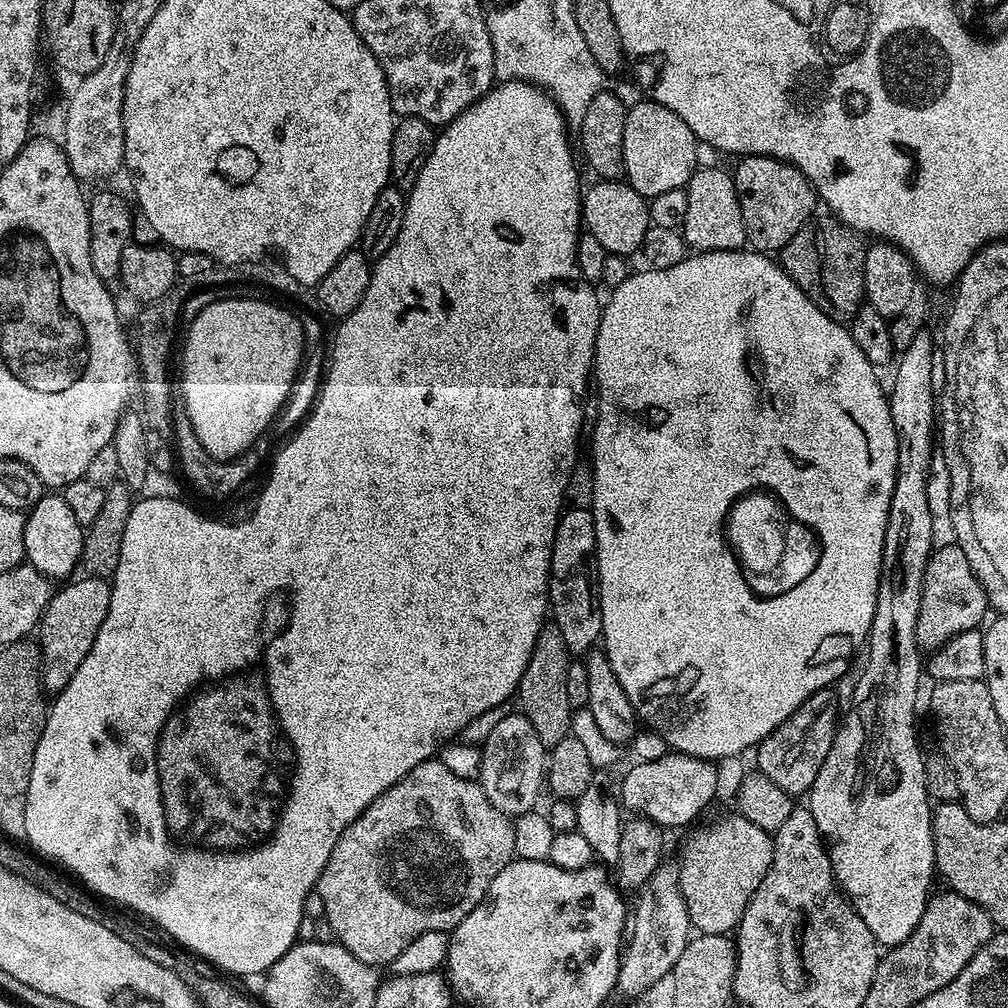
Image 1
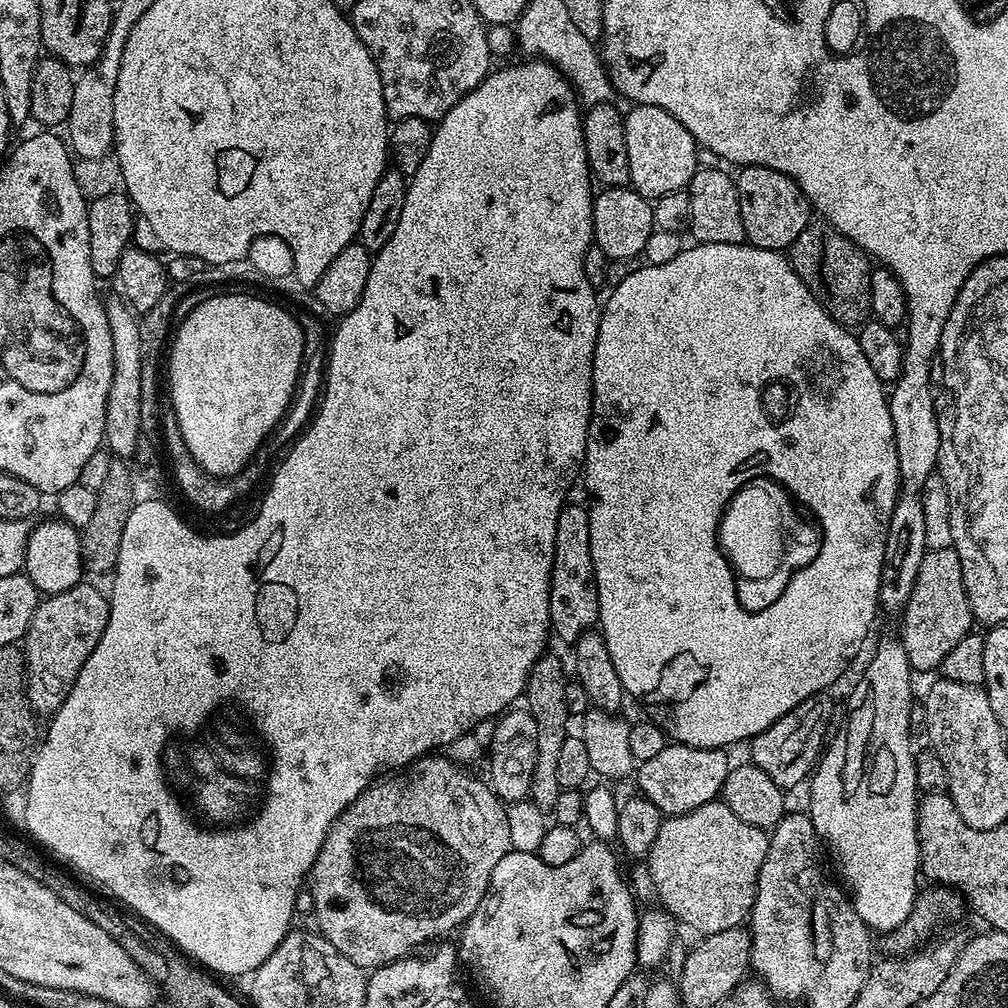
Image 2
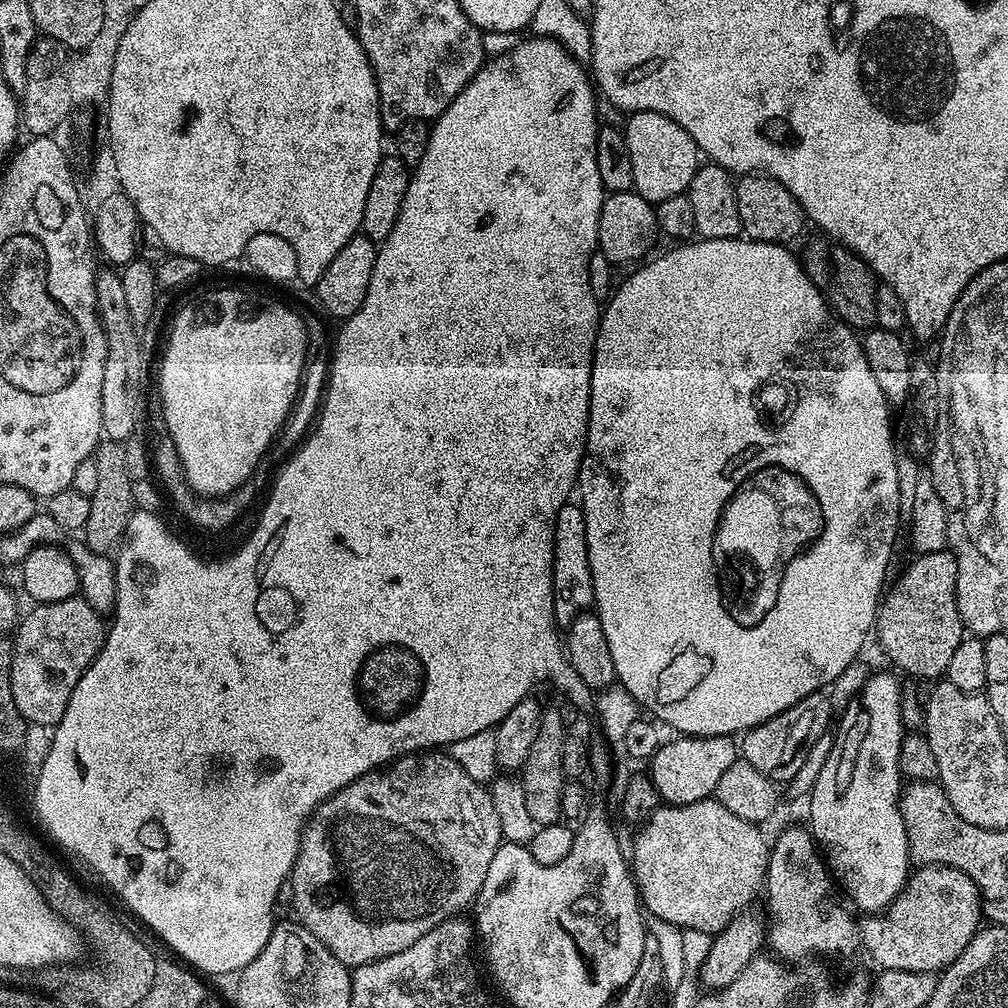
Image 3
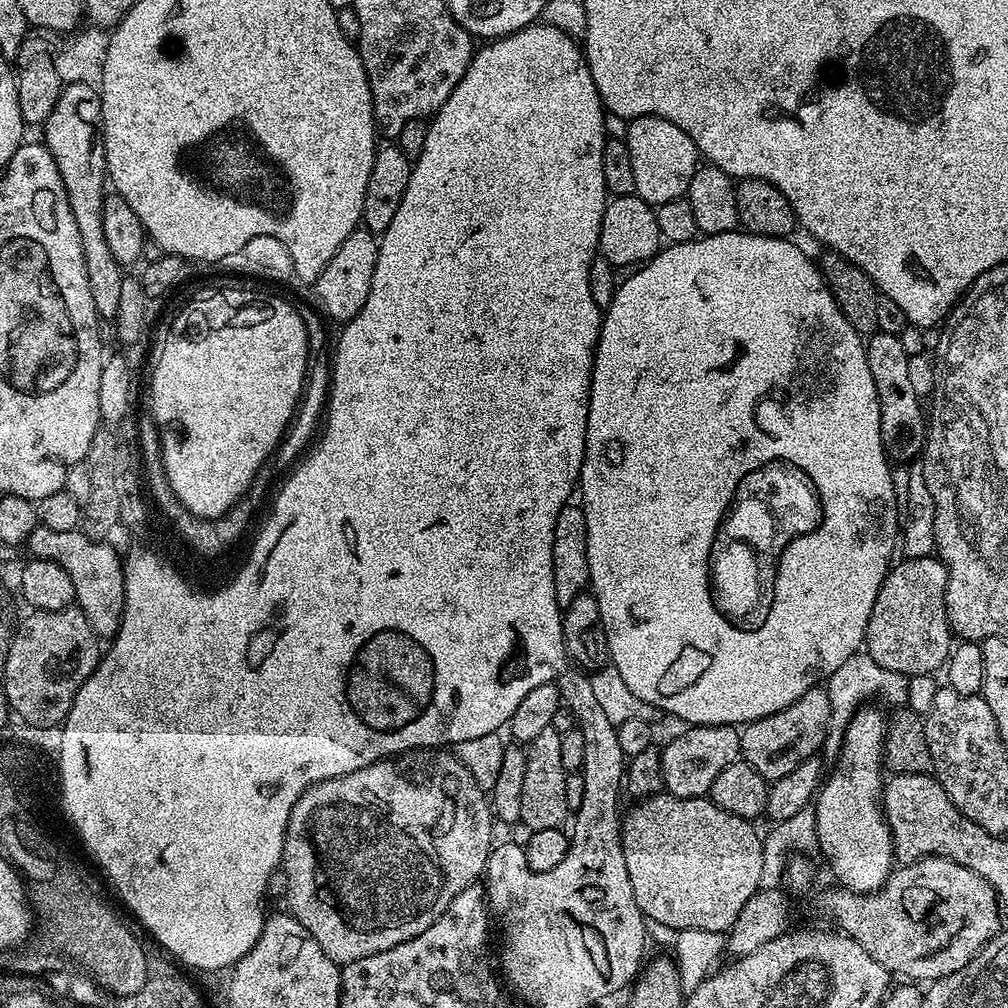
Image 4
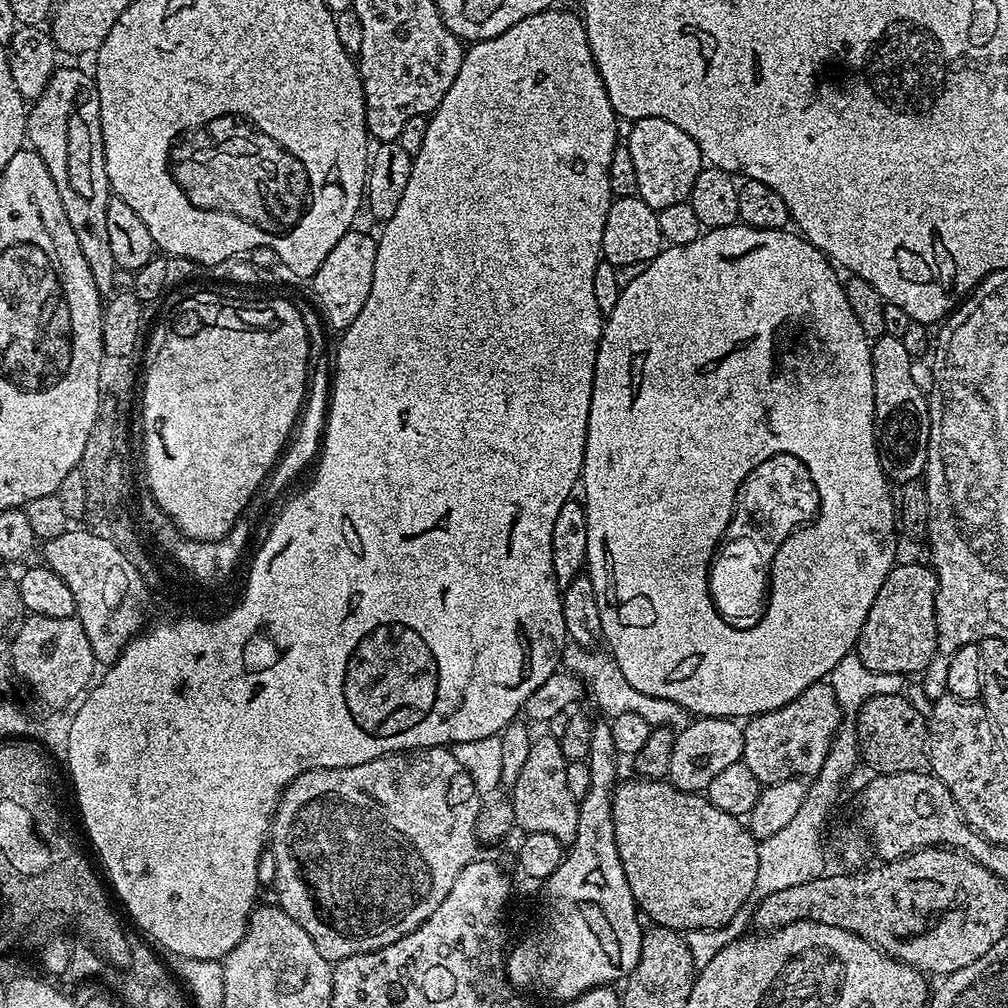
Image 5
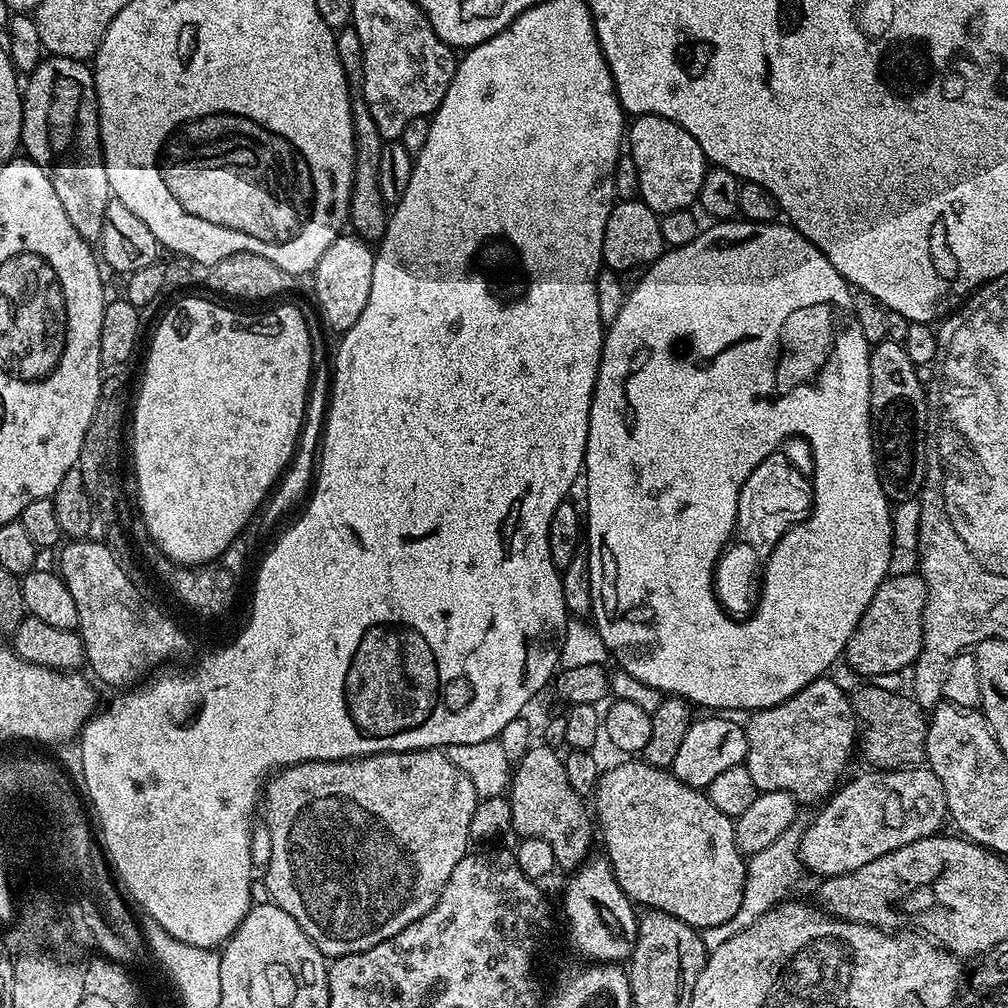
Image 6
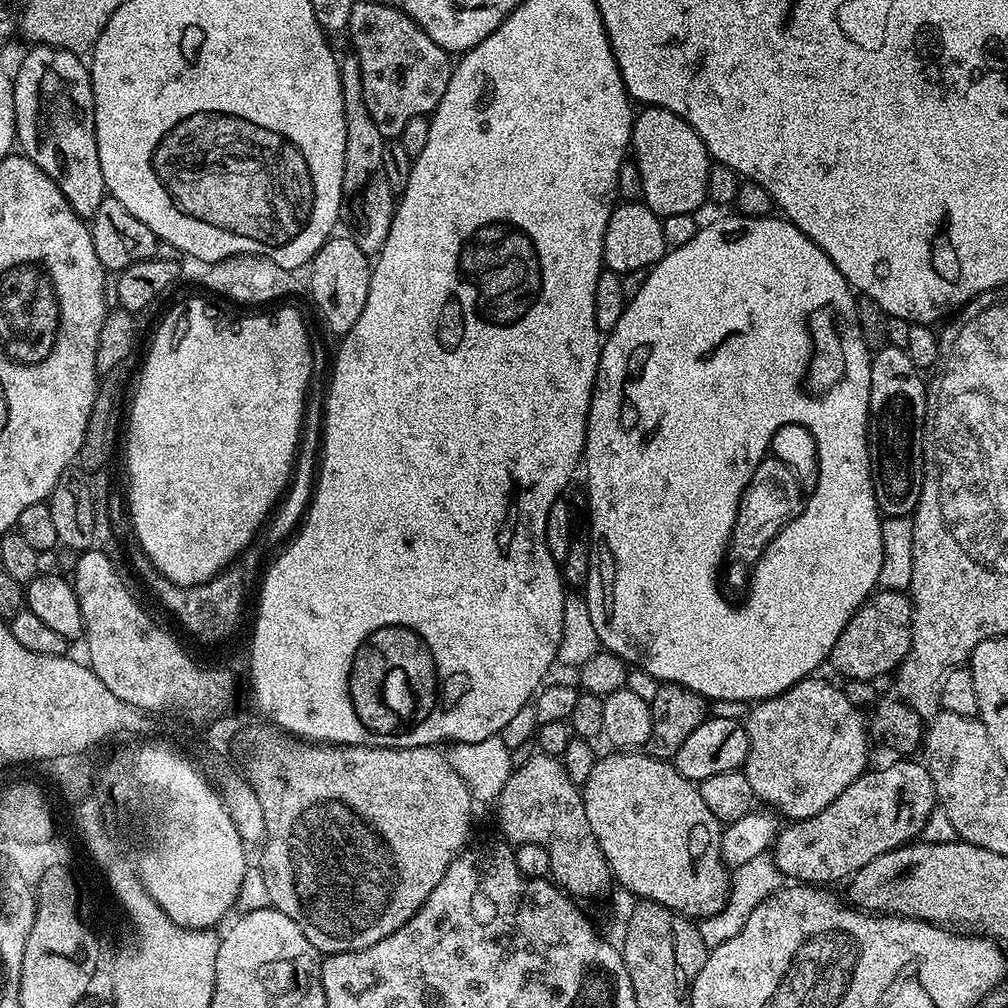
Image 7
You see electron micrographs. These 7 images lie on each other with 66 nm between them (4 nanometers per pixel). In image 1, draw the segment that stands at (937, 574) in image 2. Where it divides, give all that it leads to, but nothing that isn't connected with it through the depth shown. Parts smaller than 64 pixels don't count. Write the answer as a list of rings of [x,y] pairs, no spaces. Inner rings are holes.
[[[954,543],[945,548],[936,548],[928,558],[922,582],[922,600],[918,606],[916,622],[917,647],[931,654],[950,642],[950,638],[963,632],[977,631],[985,623],[984,615],[989,615],[989,612],[984,587],[970,570],[970,562],[966,554],[962,554],[960,545]]]

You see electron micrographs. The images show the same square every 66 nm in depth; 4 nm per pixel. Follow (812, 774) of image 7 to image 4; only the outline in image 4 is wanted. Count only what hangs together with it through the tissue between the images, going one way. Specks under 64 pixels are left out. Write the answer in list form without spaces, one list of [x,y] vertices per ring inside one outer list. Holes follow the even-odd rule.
[[[817,686],[806,690],[806,694],[790,702],[790,706],[766,718],[758,718],[743,725],[739,729],[740,755],[751,768],[758,770],[758,774],[762,774],[765,780],[773,782],[782,779],[800,763],[823,749],[824,731],[828,729],[829,718],[830,699],[825,689]]]

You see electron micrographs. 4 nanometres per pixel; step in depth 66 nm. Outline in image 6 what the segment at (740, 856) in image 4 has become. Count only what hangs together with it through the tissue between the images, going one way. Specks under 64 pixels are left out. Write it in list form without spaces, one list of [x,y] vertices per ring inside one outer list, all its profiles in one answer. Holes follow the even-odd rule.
[[[640,758],[624,761],[625,764],[616,764],[601,775],[594,793],[598,836],[604,839],[603,855],[618,886],[622,886],[633,905],[645,904],[645,909],[670,914],[697,930],[730,922],[738,906],[742,906],[742,890],[748,877],[746,856],[736,841],[733,817],[722,814],[701,789],[682,782],[671,770],[655,768]]]

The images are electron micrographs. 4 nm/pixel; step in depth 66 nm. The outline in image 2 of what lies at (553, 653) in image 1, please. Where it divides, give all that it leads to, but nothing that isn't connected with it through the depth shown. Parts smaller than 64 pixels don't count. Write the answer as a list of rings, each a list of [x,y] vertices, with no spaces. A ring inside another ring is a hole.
[[[545,654],[530,670],[528,684],[524,688],[523,699],[528,700],[527,711],[532,713],[538,726],[538,742],[536,743],[536,761],[532,771],[531,803],[545,810],[551,810],[554,802],[558,802],[558,794],[562,791],[558,782],[558,757],[562,754],[562,742],[570,734],[568,720],[569,709],[566,706],[566,686],[569,677],[564,676],[564,664],[556,656]]]

